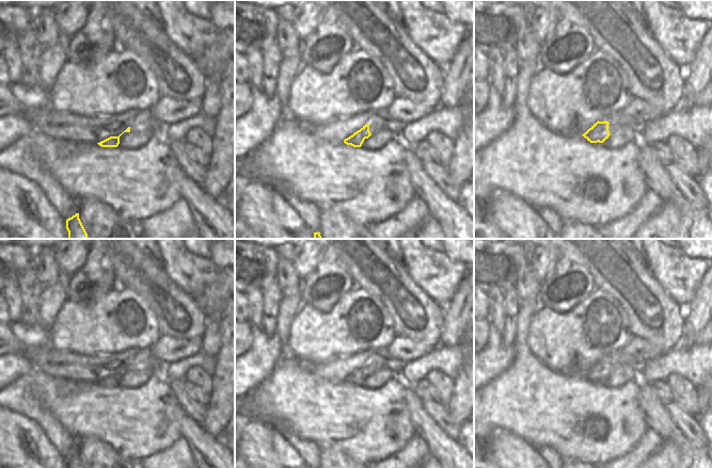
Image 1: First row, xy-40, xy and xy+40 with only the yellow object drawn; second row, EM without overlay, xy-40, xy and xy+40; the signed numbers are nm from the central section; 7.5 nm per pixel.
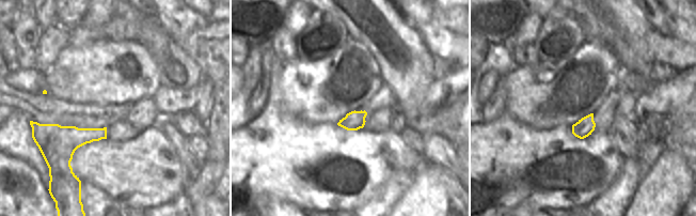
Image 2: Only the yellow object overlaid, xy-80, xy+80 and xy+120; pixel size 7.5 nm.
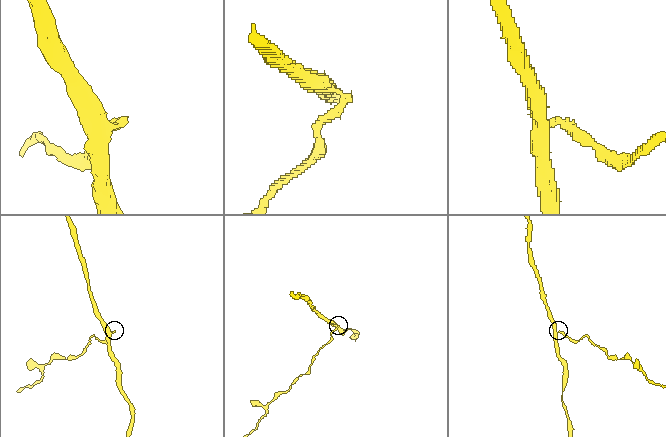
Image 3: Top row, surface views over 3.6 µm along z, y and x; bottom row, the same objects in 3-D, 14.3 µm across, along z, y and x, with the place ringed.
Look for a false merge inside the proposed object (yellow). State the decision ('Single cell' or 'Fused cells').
Fused cells

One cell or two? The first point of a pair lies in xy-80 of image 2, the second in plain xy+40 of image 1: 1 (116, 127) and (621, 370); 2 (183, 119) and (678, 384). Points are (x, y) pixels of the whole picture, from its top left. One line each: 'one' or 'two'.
1: one
2: one

